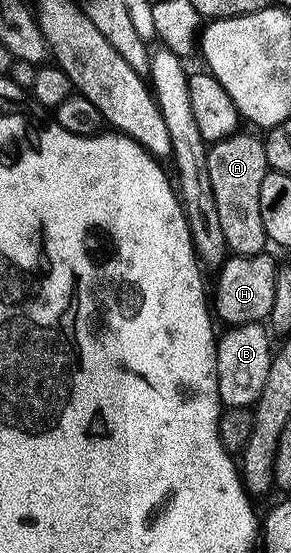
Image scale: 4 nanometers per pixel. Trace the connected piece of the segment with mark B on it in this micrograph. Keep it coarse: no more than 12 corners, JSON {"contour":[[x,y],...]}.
{"contour":[[263,323],[229,327],[216,345],[220,402],[251,409],[274,359]]}

